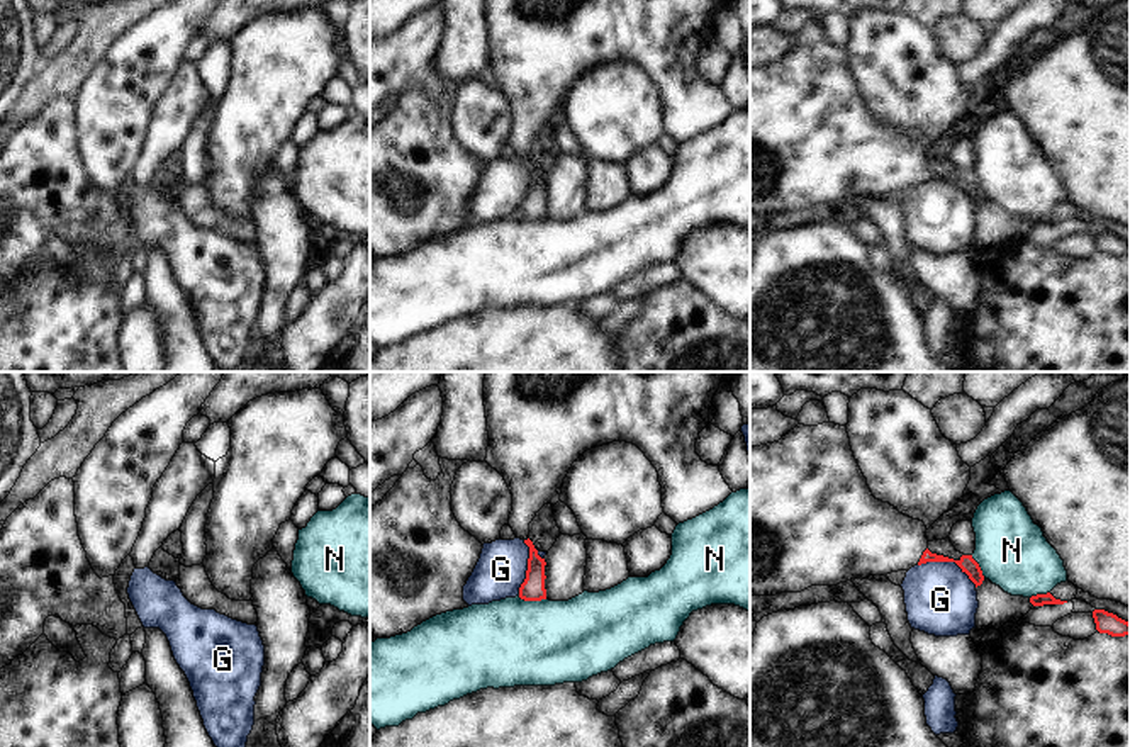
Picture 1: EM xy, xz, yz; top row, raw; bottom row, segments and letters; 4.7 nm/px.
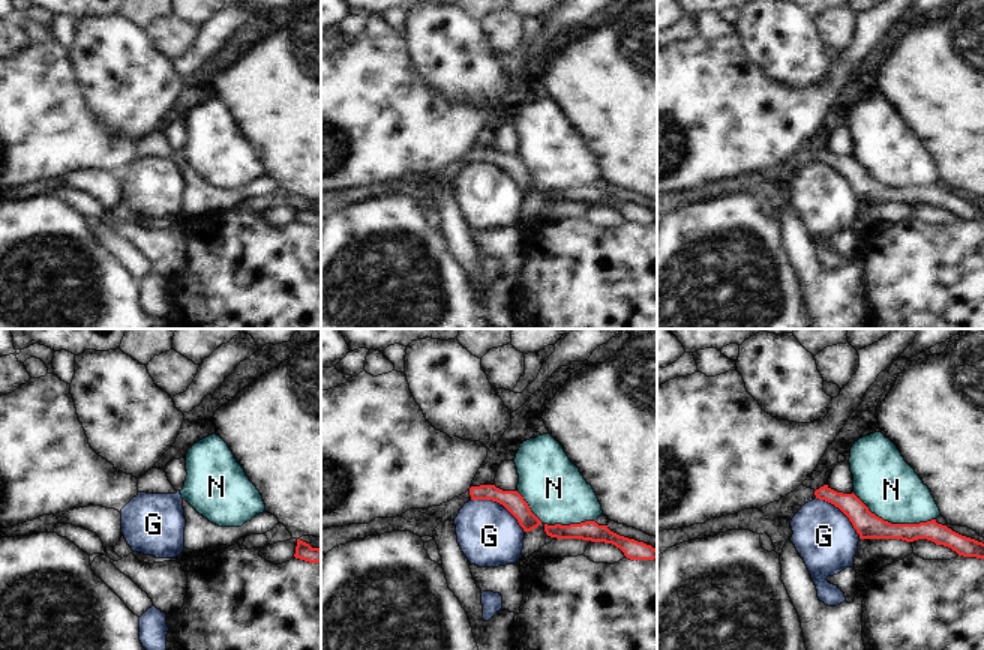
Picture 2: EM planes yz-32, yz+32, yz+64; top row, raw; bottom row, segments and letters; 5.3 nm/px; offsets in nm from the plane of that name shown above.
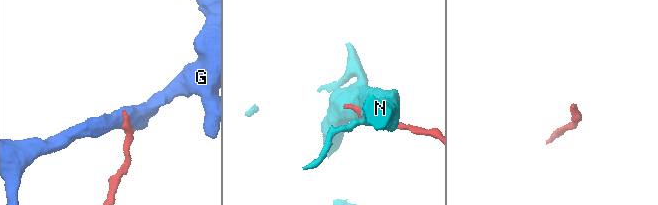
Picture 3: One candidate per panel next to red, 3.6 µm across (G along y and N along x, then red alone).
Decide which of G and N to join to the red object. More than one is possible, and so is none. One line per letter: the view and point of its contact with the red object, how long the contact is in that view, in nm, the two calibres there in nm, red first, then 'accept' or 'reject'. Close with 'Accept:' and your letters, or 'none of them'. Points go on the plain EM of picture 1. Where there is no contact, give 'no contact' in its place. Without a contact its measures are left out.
G: meets red in yz at (949, 180); contact 300 nm long; 80 nm thick on the red side, 340 nm on the other; reject
N: meets red in xz at (531, 219); contact 140 nm long; 110 nm thick on the red side, 420 nm on the other; reject
Accept: none of them

